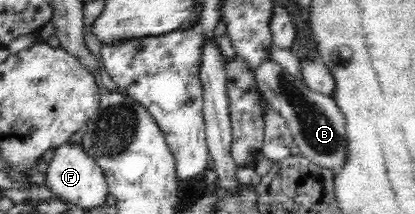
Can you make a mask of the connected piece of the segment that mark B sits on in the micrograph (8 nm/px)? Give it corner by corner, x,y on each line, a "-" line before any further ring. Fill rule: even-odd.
271,59
263,60
258,66
254,77
256,78
258,90
261,90
261,95
265,98
267,106
270,106
270,109
277,110
285,119
287,127
289,127
293,135
294,144
300,148
299,154
308,158
312,163
319,165
319,167
334,169
334,172
337,172
346,159
347,141
345,118
343,118
343,113
339,111
335,100
332,97
314,92
303,81
299,81
287,69

